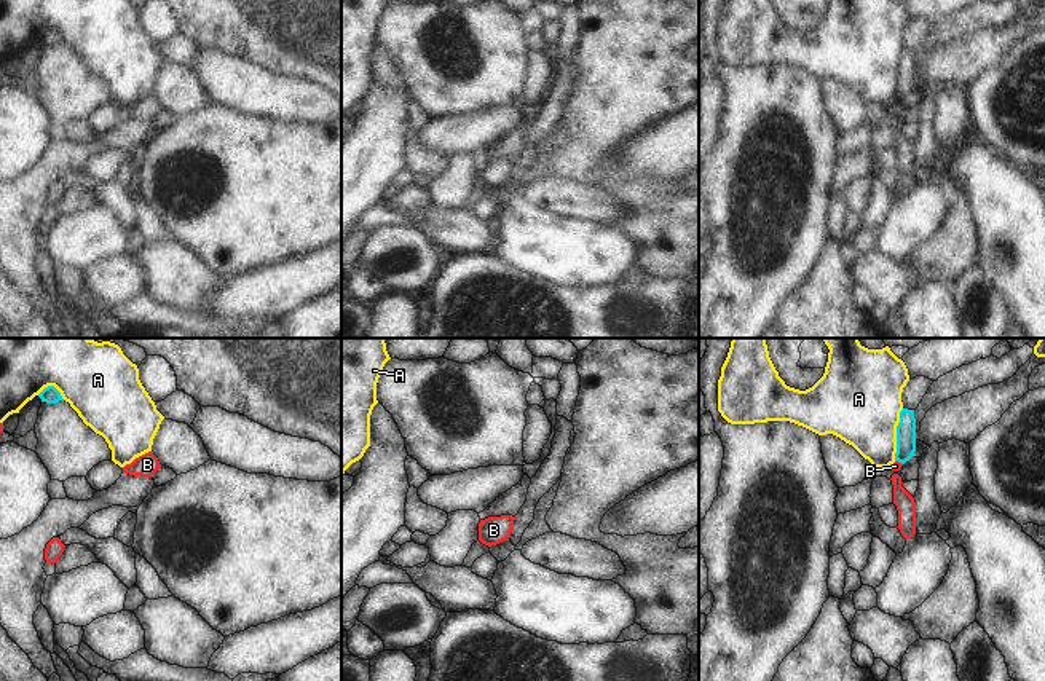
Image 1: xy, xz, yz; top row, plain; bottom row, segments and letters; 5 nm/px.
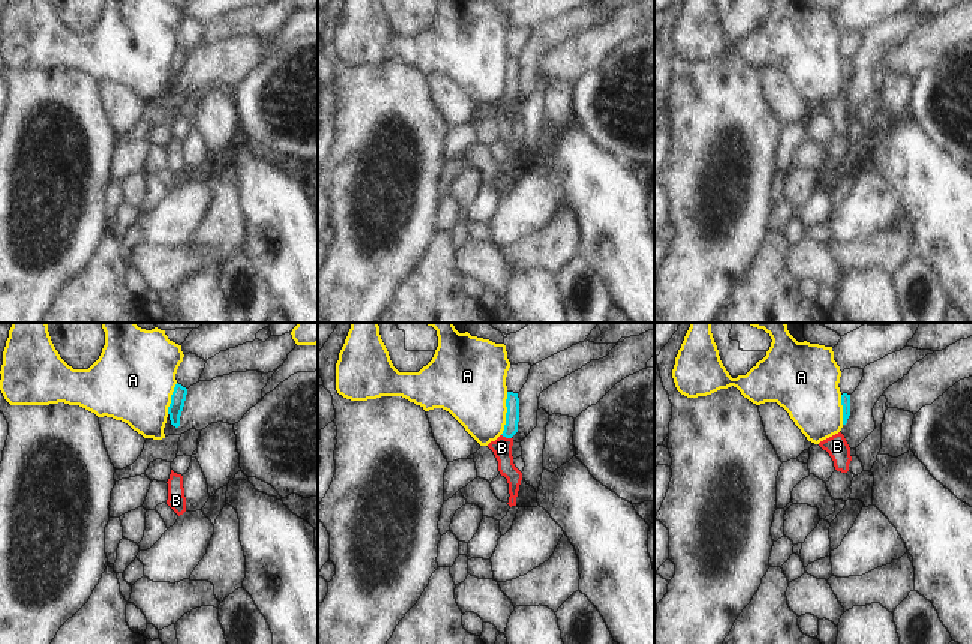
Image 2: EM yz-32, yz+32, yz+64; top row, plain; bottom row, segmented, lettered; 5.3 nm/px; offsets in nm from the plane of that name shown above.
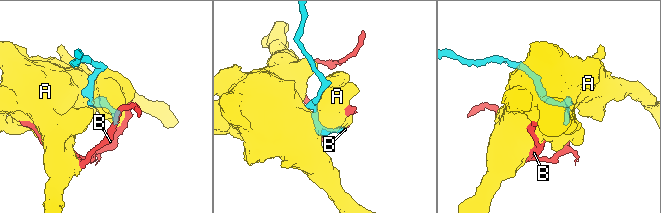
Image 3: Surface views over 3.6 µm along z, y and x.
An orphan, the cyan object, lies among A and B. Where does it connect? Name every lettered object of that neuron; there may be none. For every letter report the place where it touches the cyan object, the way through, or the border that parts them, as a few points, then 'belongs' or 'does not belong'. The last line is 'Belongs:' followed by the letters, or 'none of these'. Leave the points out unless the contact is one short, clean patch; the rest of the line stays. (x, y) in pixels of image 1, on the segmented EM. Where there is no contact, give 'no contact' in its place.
A: yz (897, 434) | does not belong
B: yz (899, 461) | across yz (906, 428), (905, 452), (899, 461), (895, 466) | belongs
Belongs: B

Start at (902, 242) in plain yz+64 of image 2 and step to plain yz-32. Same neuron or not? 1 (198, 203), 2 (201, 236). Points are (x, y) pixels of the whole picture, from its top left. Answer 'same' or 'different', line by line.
1: different
2: same

